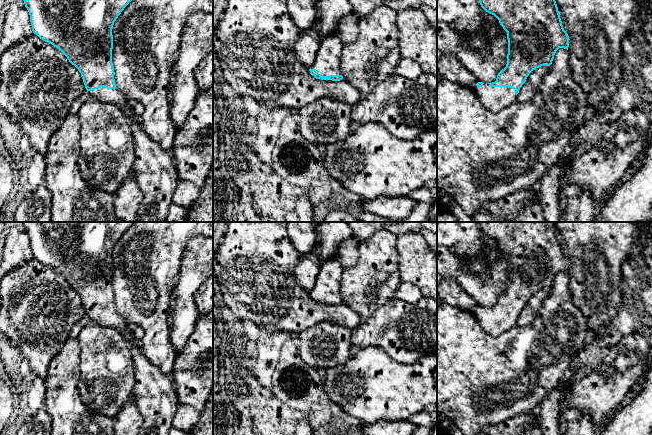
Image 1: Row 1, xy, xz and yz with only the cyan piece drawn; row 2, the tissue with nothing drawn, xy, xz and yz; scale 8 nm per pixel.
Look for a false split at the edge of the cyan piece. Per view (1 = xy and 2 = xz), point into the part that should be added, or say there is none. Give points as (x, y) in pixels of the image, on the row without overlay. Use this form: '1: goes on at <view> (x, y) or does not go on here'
1: goes on at xy (154, 392)
2: goes on at xz (328, 282)

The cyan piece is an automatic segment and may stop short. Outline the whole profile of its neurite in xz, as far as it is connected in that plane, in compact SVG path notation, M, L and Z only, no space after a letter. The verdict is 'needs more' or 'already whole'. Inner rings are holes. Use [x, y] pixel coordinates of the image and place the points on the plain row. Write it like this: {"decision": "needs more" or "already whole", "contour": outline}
{"decision": "needs more", "contour": "M332 259L321 264L314 288L309 293L310 298L316 303L321 304L342 304L342 269L341 264L336 259Z"}

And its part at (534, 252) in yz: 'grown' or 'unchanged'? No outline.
grown

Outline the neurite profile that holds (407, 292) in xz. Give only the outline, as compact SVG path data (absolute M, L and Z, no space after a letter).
M401 283L395 295L395 299L415 304L423 297L419 288L410 283Z

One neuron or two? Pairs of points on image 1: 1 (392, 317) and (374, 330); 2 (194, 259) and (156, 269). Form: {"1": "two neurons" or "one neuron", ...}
{"1": "one neuron", "2": "two neurons"}

